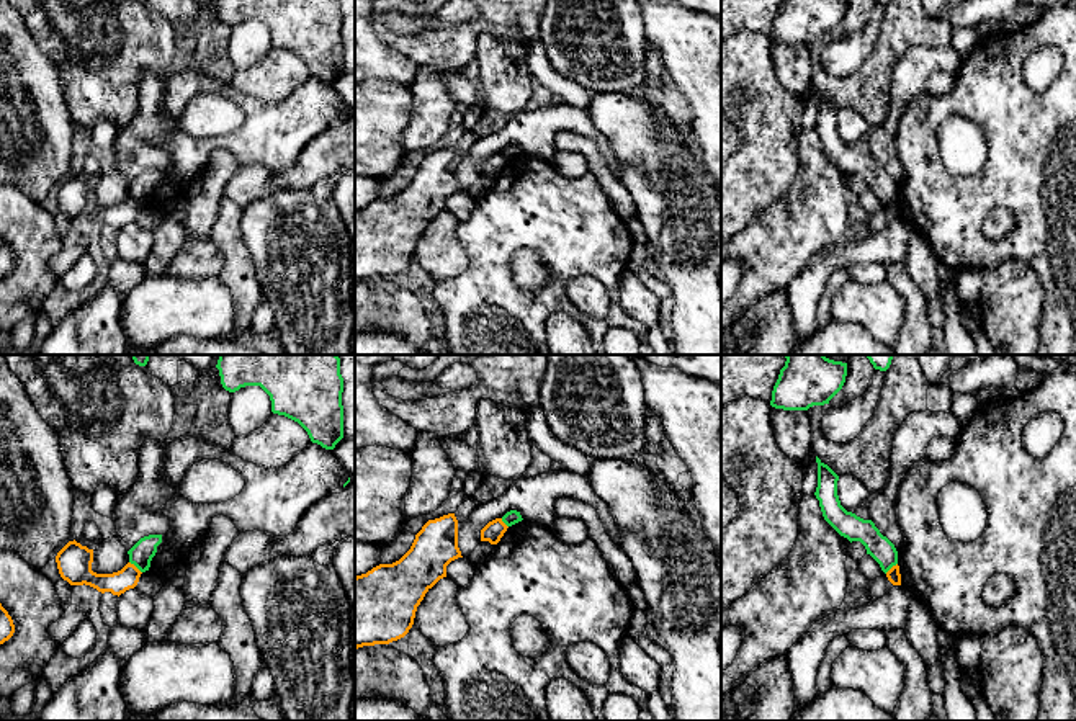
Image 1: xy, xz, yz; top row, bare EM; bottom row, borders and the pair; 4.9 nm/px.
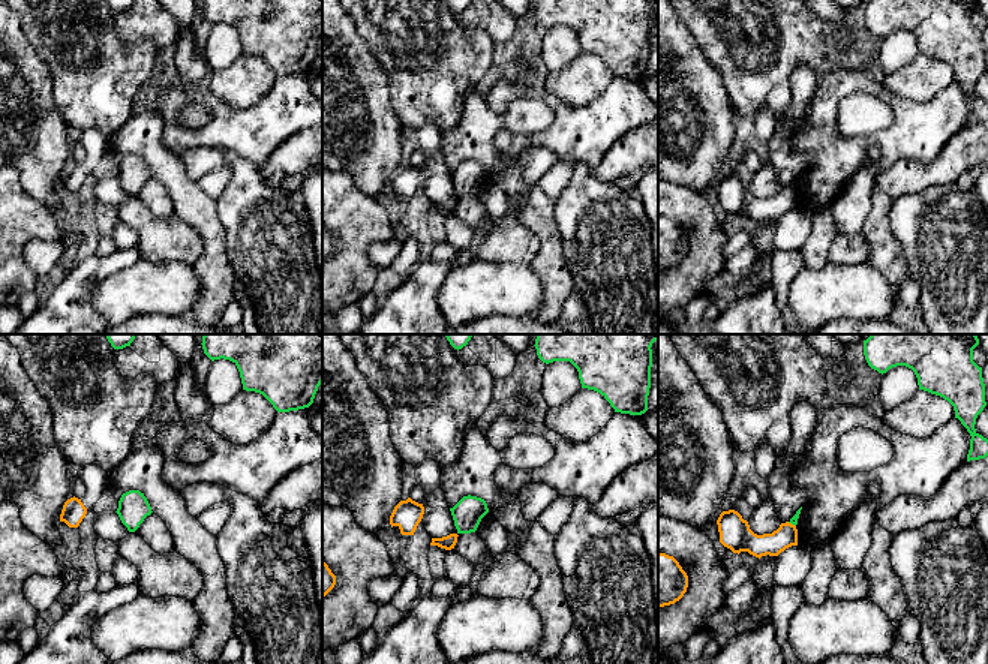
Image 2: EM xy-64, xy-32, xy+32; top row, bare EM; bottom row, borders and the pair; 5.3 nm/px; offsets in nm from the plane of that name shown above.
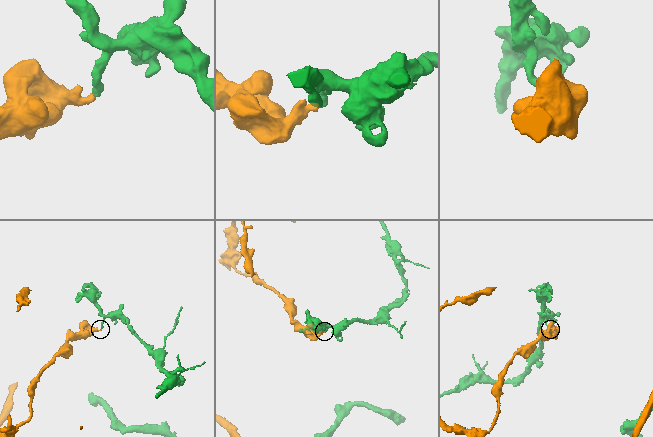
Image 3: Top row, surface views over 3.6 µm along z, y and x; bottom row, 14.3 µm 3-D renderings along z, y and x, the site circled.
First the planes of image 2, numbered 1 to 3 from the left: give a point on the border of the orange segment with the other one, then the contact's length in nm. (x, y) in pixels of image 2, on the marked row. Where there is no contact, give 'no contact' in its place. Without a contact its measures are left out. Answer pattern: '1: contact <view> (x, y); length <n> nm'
1: no contact
2: no contact
3: contact xy+32 (792, 523); length 50 nm

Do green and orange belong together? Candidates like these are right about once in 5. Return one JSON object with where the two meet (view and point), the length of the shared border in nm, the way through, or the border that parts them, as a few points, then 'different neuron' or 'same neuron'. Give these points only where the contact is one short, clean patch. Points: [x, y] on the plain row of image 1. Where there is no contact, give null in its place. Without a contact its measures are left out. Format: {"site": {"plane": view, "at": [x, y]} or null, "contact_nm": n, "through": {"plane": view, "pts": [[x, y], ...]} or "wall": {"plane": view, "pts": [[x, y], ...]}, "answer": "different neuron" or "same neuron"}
{"site": {"plane": "xy", "at": [136, 200]}, "contact_nm": 90, "wall": {"plane": "xy", "pts": [[130, 195], [141, 206]]}, "answer": "different neuron"}

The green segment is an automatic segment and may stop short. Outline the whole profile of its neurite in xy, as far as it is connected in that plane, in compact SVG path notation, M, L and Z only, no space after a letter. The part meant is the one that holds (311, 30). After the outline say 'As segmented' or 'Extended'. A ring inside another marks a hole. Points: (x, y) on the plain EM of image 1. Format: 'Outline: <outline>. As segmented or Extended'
Outline: M216 0L226 25L260 20L271 34L271 46L298 56L312 77L334 83L343 72L343 11L340 0Z. As segmented

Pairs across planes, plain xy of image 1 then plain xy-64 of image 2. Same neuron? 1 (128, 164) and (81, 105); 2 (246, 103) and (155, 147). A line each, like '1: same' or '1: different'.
1: different
2: different

